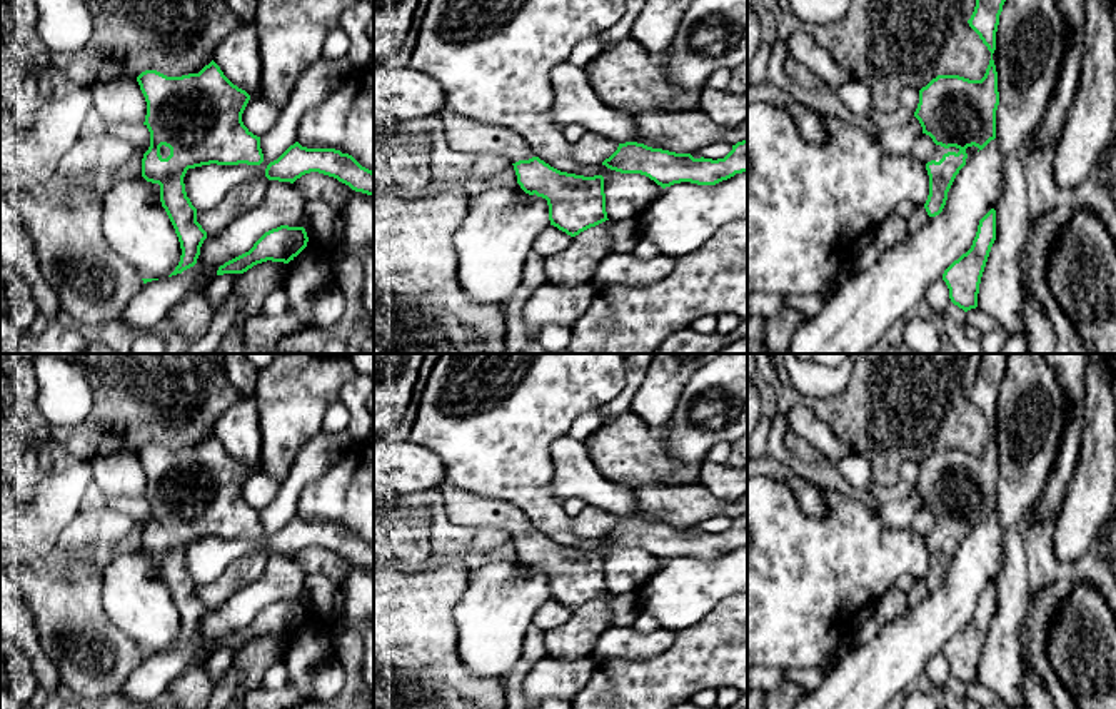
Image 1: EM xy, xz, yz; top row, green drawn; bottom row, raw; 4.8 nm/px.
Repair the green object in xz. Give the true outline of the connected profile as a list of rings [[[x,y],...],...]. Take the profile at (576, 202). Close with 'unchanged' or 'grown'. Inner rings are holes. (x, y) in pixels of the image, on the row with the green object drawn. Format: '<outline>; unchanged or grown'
[[[447,107],[439,115],[454,152],[507,157],[520,189],[547,200],[550,225],[576,237],[609,220],[602,175],[561,172],[540,160],[520,135],[505,127],[464,117]]]; grown

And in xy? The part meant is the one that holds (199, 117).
[[[212,60],[199,73],[167,77],[157,70],[145,70],[137,77],[147,102],[143,125],[150,132],[150,147],[142,158],[142,177],[160,194],[175,234],[182,255],[175,270],[168,275],[182,274],[194,267],[200,255],[200,247],[207,232],[197,222],[197,209],[185,192],[183,177],[189,168],[202,165],[260,165],[264,153],[260,137],[254,135],[242,122],[242,113],[250,95],[234,85]]]; grown

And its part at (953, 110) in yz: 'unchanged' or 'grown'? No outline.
grown

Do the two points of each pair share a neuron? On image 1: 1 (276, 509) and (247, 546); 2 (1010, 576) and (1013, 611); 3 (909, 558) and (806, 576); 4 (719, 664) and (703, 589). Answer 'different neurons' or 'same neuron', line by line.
1: same neuron
2: same neuron
3: same neuron
4: different neurons

